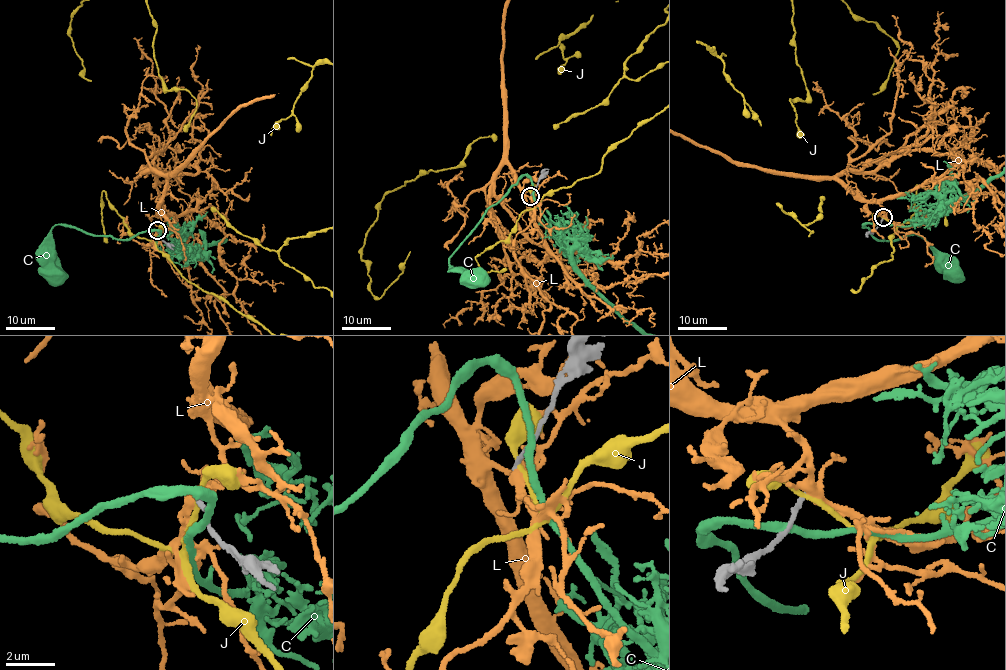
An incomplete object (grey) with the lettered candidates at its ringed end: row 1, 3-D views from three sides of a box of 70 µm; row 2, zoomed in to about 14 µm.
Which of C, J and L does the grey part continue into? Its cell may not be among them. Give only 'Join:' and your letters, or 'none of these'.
Join: none of these

